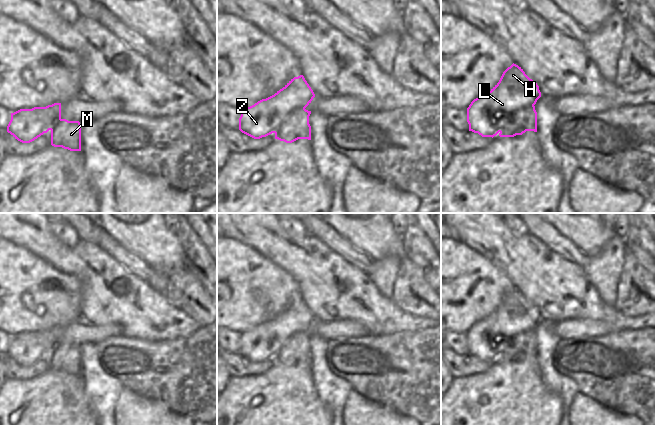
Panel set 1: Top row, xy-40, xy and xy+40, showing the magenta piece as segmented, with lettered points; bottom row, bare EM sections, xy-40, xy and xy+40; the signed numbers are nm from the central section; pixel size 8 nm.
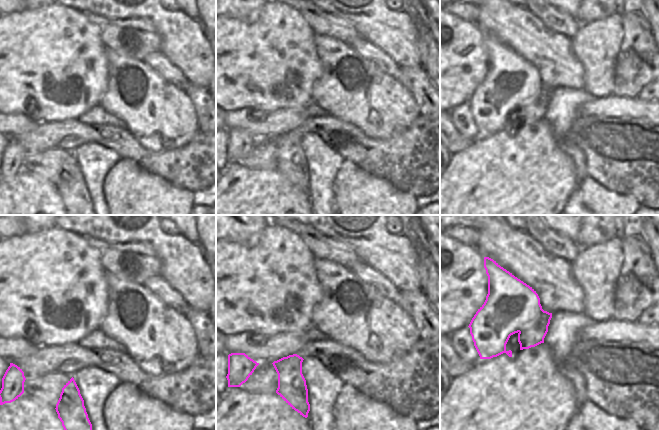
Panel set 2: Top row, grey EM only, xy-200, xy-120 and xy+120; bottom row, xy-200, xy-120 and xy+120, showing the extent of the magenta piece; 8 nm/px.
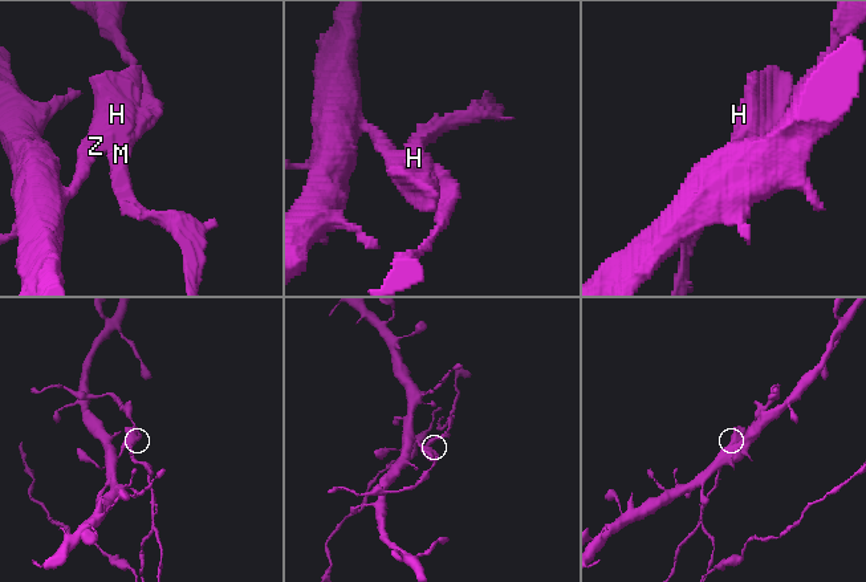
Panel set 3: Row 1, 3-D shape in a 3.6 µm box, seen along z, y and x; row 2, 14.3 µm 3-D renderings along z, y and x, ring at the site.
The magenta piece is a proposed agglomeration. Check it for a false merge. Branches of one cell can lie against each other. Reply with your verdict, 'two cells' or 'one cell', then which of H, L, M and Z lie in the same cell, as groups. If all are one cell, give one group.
two cells | H L Z / M

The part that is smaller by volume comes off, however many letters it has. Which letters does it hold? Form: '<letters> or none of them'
M

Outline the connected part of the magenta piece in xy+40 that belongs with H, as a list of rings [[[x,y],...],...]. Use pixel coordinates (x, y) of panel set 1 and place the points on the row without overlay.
[[[513,287],[488,317],[474,323],[467,332],[469,355],[493,362],[505,352],[511,339],[535,329],[540,321],[537,307]]]

